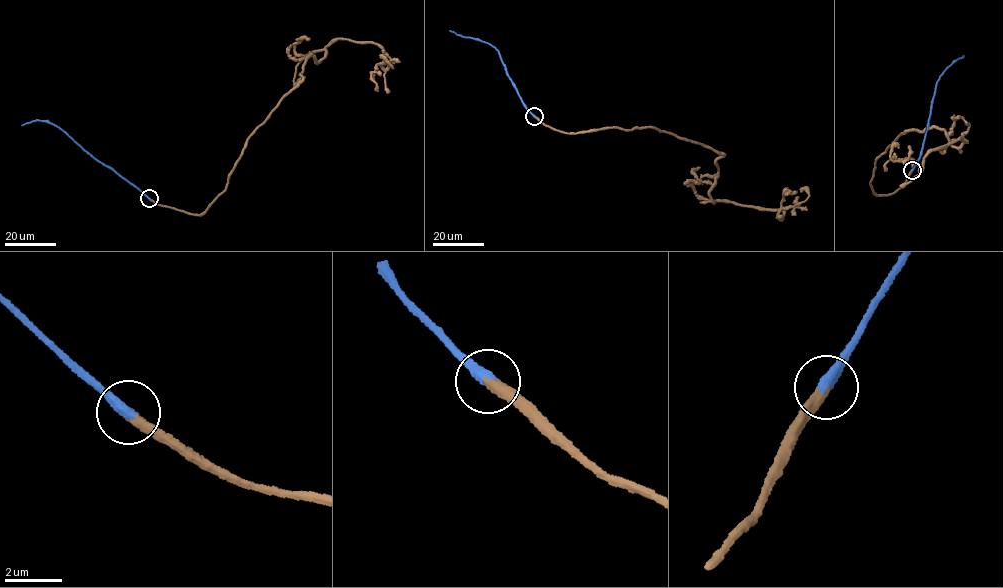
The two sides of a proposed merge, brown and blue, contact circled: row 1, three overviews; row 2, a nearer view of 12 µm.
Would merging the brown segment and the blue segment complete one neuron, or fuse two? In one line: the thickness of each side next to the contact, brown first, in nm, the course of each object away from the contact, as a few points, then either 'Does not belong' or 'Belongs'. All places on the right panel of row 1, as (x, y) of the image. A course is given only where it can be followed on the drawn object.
Thickness 360 nm (brown) against 400 nm. Course of brown: (912, 170), (873, 192), (900, 134), (962, 141), (920, 172), (892, 160), (898, 145). Course of blue: (912, 170), (921, 154), (936, 83), (949, 66), (963, 56). Belongs

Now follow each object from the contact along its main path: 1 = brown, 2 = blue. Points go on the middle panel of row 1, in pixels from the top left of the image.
1: (534, 116), (567, 133), (649, 126), (702, 144), (723, 155), (713, 201), (780, 219), (806, 199), (800, 190)
2: (534, 116), (524, 107), (493, 46), (449, 31)

